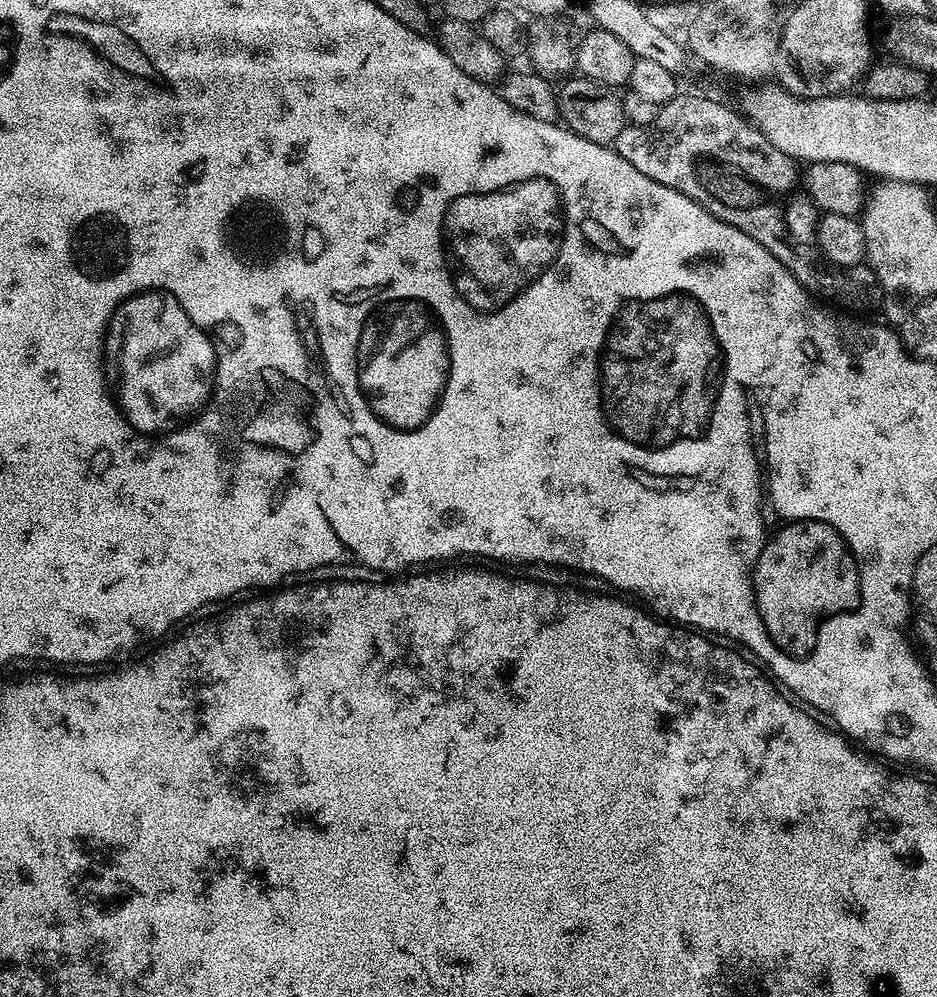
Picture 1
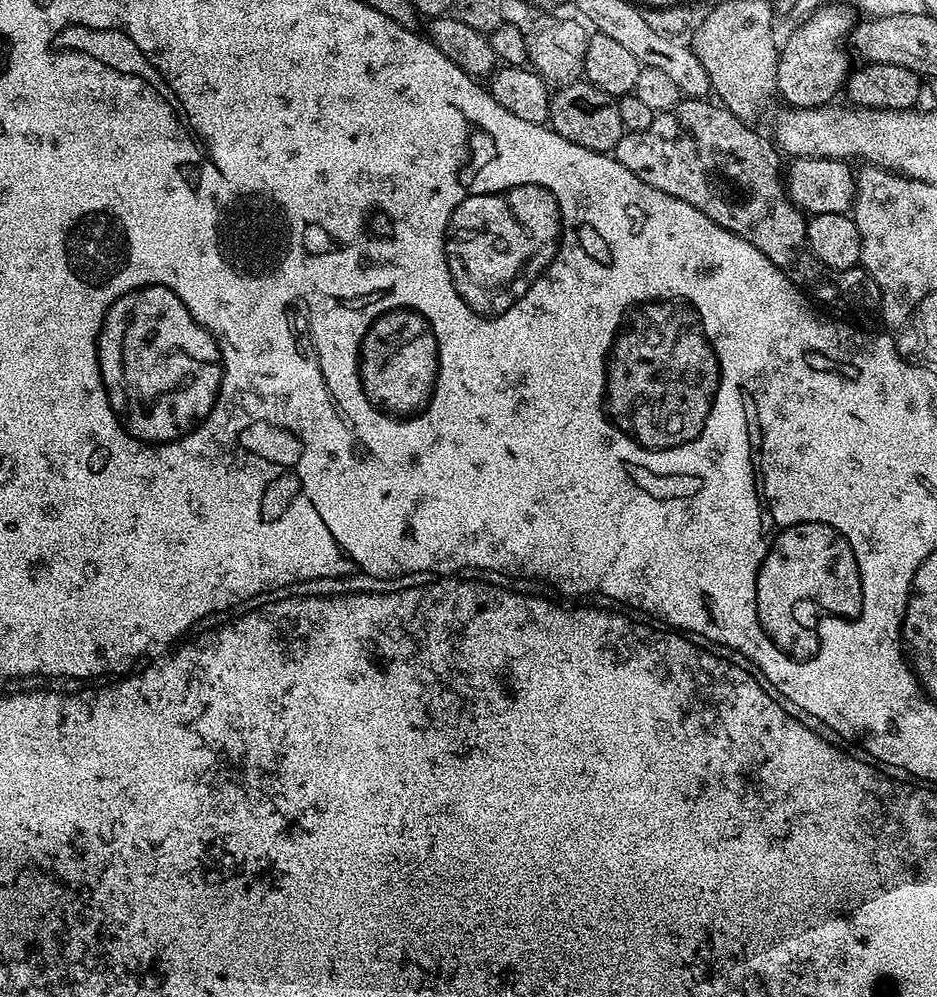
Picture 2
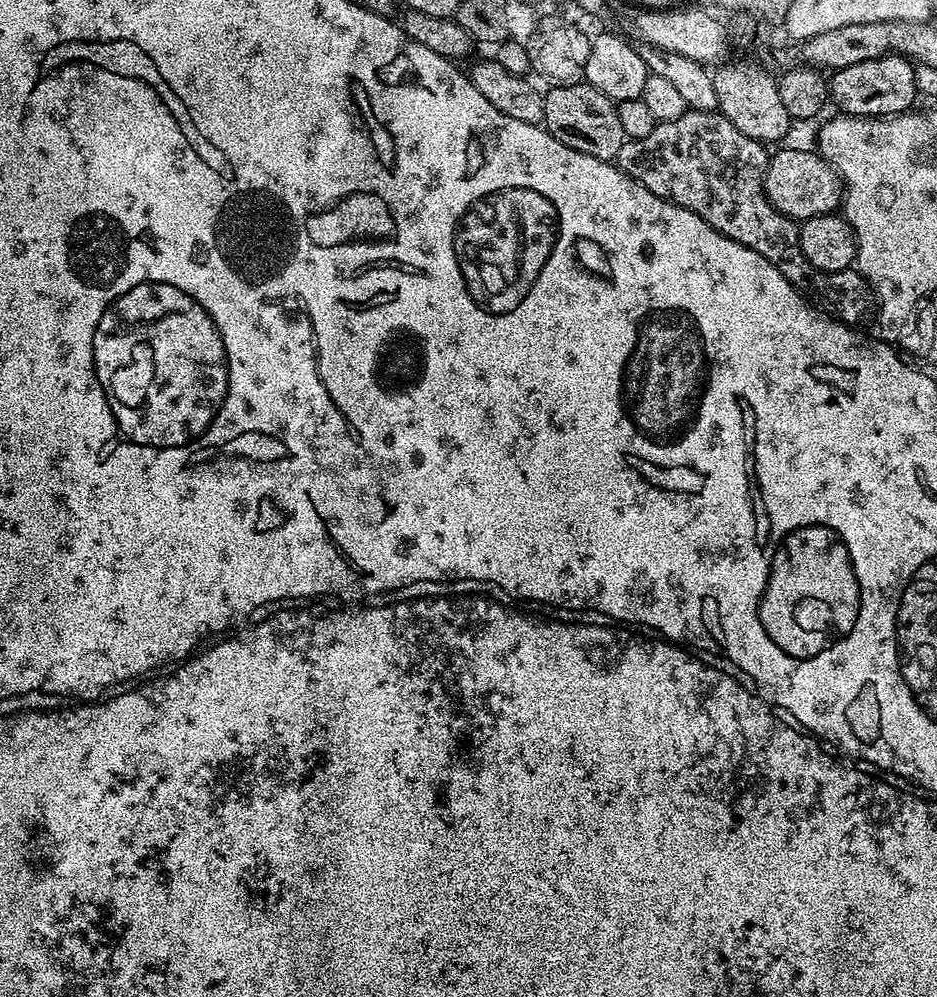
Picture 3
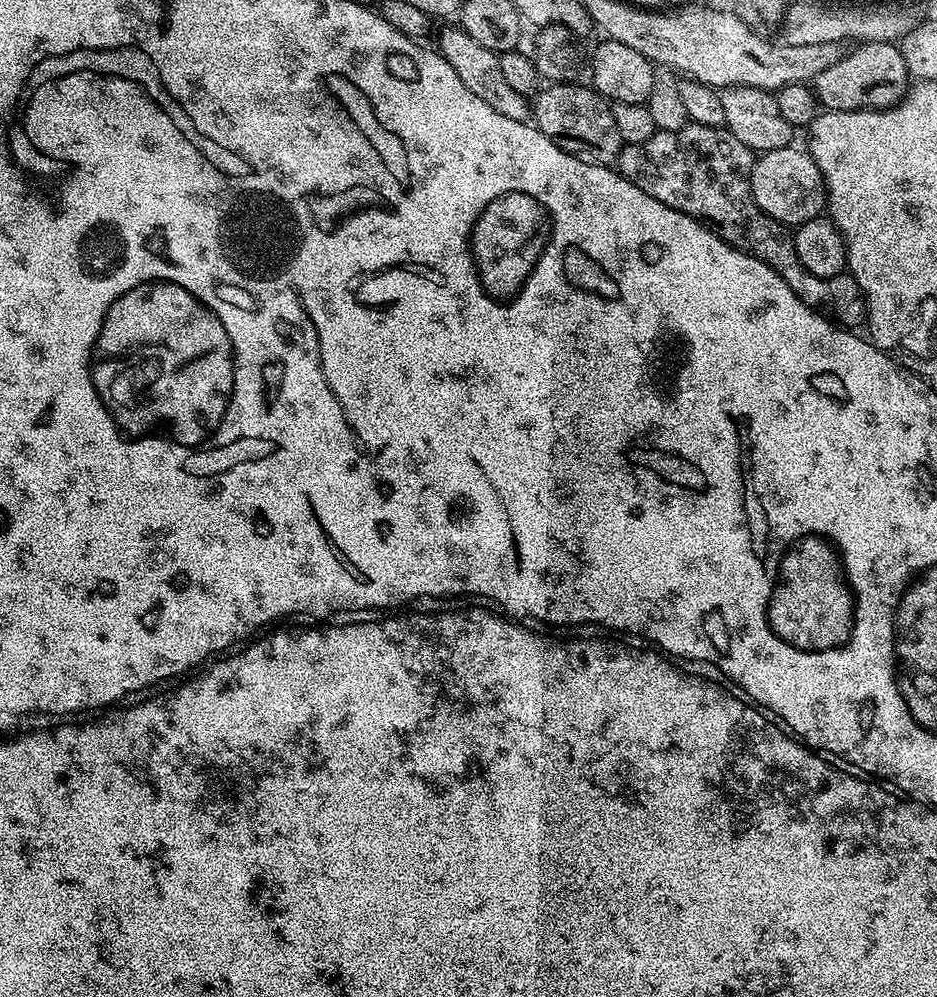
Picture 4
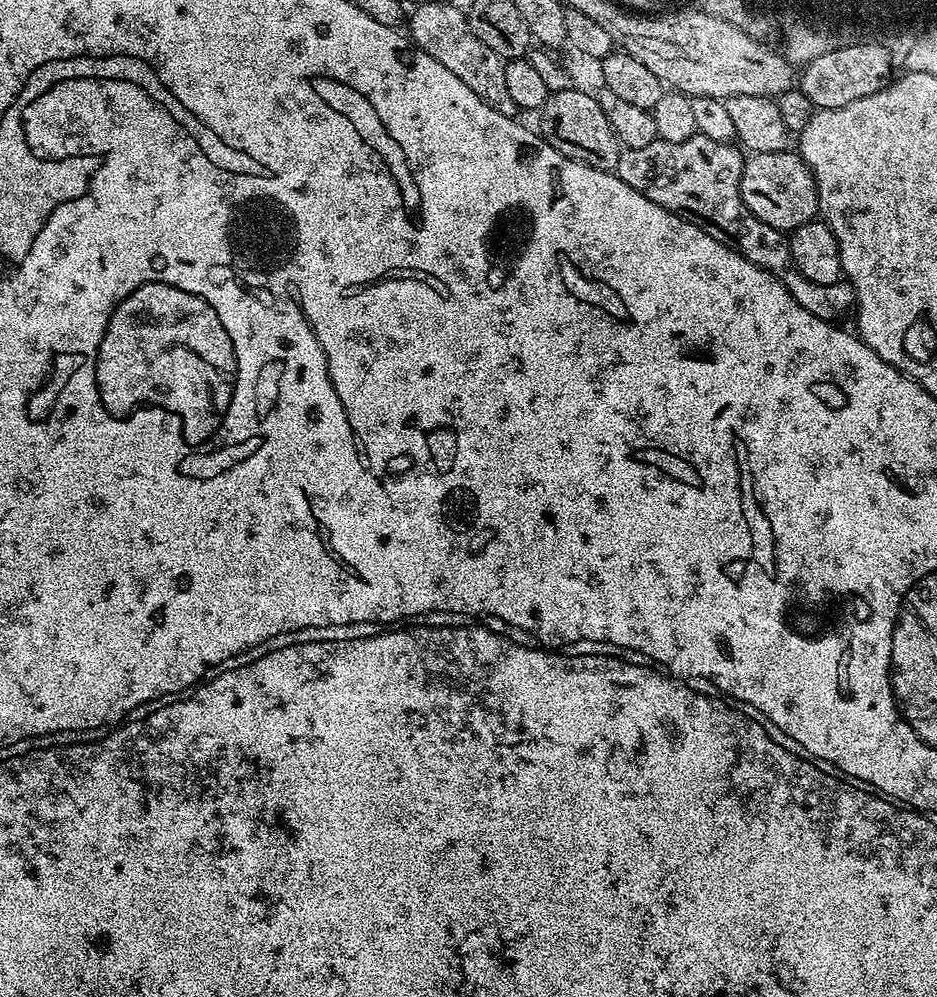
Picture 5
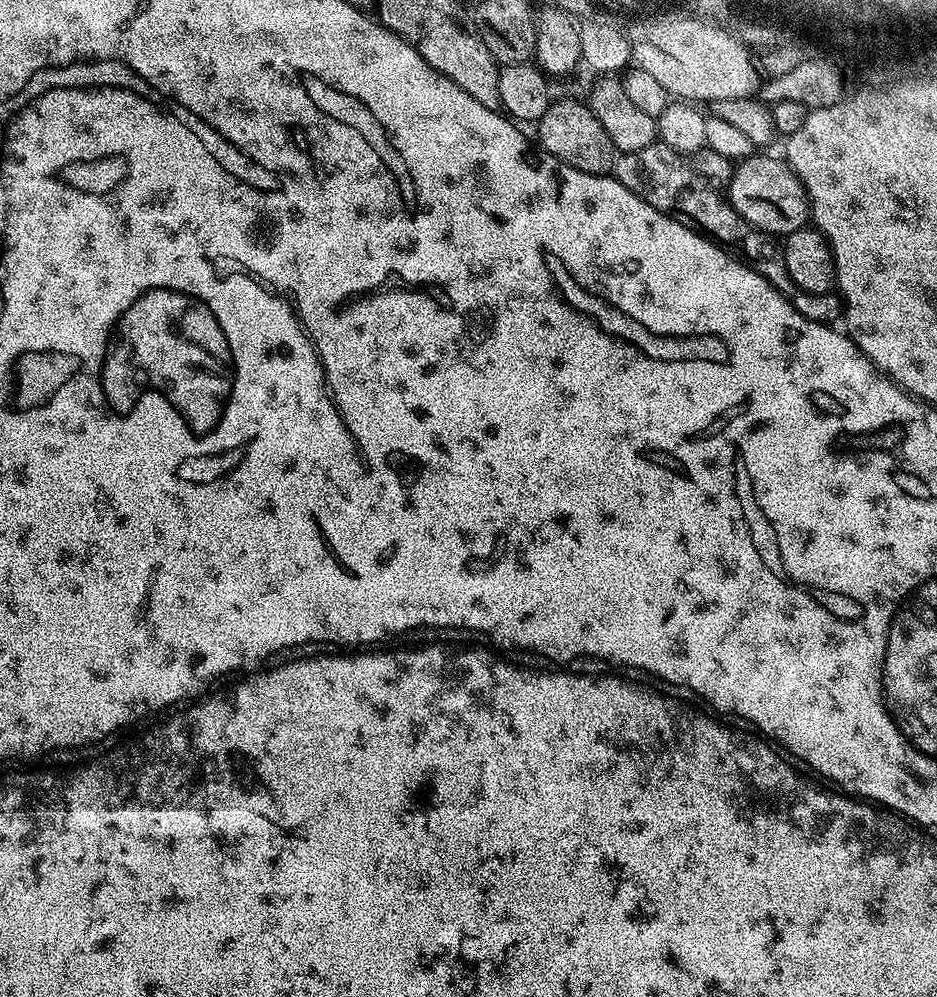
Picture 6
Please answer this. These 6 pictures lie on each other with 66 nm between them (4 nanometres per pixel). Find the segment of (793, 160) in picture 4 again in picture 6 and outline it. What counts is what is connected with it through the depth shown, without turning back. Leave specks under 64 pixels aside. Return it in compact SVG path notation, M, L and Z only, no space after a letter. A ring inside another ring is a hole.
M753 154L739 161L726 195L743 220L750 222L759 232L767 232L772 238L789 236L794 230L805 227L810 220L804 183L792 173L792 167L783 159Z

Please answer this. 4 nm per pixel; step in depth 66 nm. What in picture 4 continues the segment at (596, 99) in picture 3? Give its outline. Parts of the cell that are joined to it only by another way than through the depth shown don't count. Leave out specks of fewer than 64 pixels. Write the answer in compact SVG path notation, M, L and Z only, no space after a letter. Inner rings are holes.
M549 83L544 86L548 88L541 87L535 93L530 104L535 127L539 128L542 134L546 134L550 142L574 154L574 158L582 162L615 165L616 159L620 156L622 141L618 134L618 125L614 122L612 104L587 83L576 83Z

